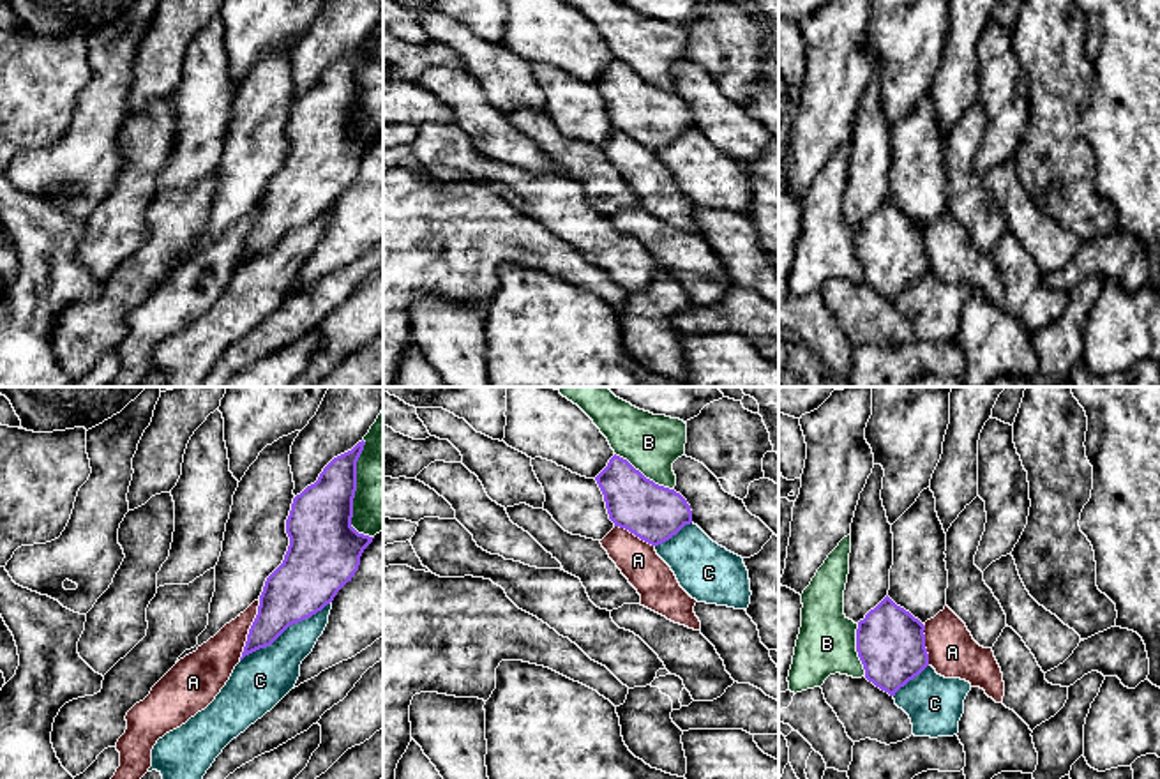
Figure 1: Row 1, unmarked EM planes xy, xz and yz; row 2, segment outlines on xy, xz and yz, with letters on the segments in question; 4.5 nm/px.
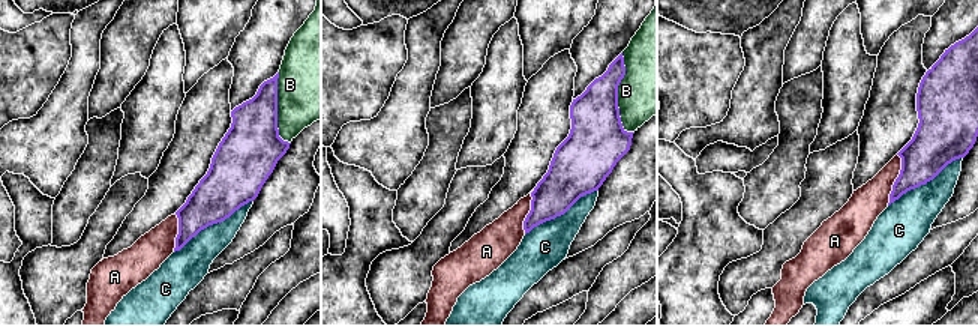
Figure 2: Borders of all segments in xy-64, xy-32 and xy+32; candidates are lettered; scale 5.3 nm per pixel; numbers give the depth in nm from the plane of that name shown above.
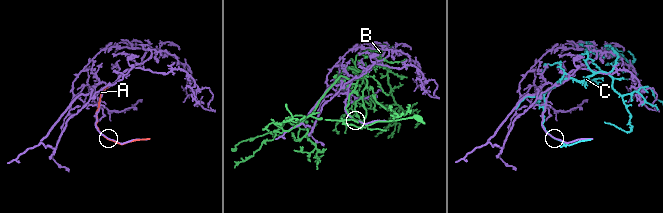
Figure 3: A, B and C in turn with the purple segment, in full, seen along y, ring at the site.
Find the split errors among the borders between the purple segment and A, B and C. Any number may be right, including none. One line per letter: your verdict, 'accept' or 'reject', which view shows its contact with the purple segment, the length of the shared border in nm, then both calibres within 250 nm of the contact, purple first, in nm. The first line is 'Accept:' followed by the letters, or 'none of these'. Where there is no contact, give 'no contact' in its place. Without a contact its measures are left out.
Accept: none of these
A: reject | xy | 300 nm | 260/200 nm
B: reject | xz | 320 nm | 260/260 nm
C: reject | xy | 500 nm | 280/260 nm

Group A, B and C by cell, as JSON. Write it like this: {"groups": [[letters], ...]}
{"groups": [["A"], ["B"], ["C"]]}

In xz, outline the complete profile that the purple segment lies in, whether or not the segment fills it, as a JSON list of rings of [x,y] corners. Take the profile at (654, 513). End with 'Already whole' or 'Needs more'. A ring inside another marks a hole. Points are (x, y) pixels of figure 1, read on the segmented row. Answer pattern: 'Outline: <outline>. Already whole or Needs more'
Outline: [[[616,454],[595,480],[614,526],[629,530],[652,546],[669,541],[692,523],[690,505],[680,493],[646,479]]]. Already whole

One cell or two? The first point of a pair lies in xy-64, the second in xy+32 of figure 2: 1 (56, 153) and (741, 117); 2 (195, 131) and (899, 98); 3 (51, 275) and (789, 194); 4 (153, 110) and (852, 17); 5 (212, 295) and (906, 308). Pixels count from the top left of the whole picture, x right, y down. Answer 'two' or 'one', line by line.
1: one
2: one
3: two
4: one
5: two

